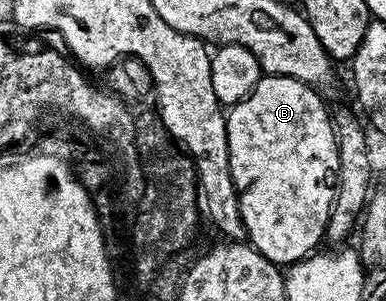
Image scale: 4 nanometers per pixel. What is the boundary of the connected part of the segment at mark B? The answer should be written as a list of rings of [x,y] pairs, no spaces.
[[[266,75],[259,79],[253,91],[237,105],[226,113],[226,134],[228,135],[228,155],[232,167],[232,179],[238,192],[240,203],[240,215],[244,219],[246,237],[255,251],[264,255],[272,264],[279,267],[289,267],[295,261],[303,260],[323,244],[326,236],[326,225],[330,222],[330,209],[334,205],[334,195],[338,184],[338,137],[334,133],[334,122],[331,110],[326,110],[326,105],[321,101],[319,90],[305,85],[303,81],[297,81],[291,77],[275,77]]]

